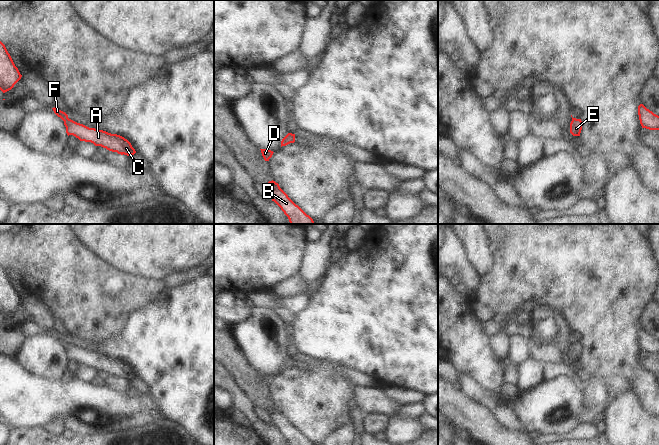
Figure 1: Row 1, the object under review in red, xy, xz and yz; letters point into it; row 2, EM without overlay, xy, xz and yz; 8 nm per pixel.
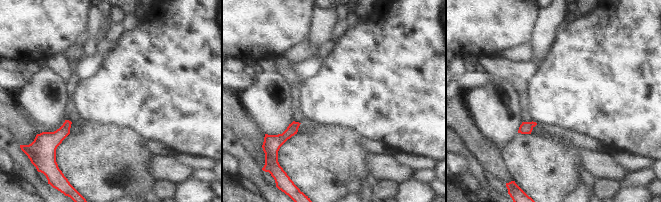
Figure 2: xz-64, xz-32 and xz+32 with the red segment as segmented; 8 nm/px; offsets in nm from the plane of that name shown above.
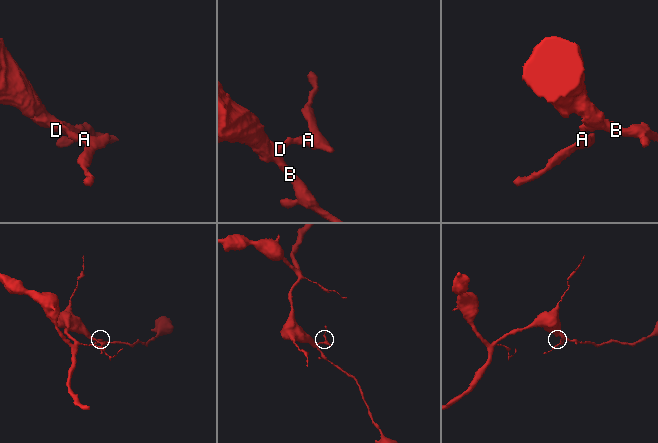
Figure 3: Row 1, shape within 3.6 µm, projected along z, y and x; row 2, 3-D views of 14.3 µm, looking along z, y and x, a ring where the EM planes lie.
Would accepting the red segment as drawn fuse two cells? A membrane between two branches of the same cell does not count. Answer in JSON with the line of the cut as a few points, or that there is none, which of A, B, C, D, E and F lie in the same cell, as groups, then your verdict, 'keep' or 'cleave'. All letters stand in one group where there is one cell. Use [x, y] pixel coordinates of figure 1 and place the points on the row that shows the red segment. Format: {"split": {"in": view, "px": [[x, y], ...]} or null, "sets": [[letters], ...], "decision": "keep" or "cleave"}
{"split": null, "sets": [["A", "B", "C", "D", "E", "F"]], "decision": "keep"}

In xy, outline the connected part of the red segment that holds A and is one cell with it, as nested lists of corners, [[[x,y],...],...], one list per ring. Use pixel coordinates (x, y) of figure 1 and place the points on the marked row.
[[[52,108],[54,113],[64,121],[67,135],[73,135],[80,141],[91,142],[95,146],[101,146],[109,151],[117,152],[121,155],[132,156],[136,153],[131,143],[124,137],[111,134],[103,130],[89,128],[68,118],[68,115],[57,109]]]

